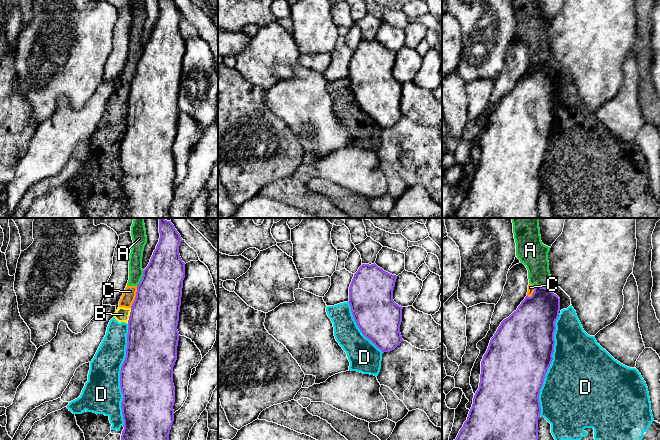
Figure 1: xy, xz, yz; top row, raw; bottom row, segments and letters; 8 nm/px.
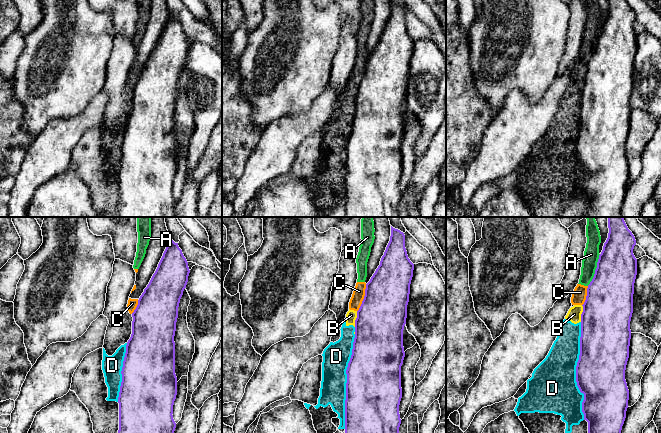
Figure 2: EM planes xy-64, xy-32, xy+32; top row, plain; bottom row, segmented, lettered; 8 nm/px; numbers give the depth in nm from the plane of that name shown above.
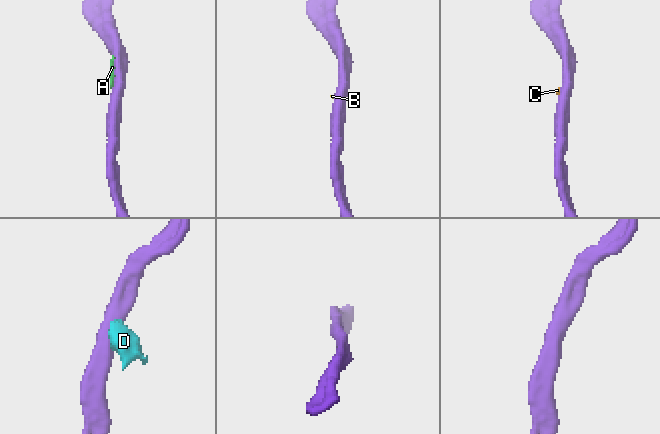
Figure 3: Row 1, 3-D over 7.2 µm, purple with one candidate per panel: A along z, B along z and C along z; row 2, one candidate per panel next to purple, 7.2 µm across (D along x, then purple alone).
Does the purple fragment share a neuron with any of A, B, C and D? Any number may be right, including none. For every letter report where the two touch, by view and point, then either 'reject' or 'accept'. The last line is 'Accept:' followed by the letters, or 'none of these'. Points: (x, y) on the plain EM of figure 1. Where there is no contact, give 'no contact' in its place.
A: meets purple in xy at (142, 54); reject
B: meets purple in xy at (129, 92); reject
C: meets purple in xy at (135, 73); reject
D: meets purple in xy at (120, 151); reject
Accept: none of these

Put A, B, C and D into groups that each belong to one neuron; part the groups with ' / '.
A B C D

